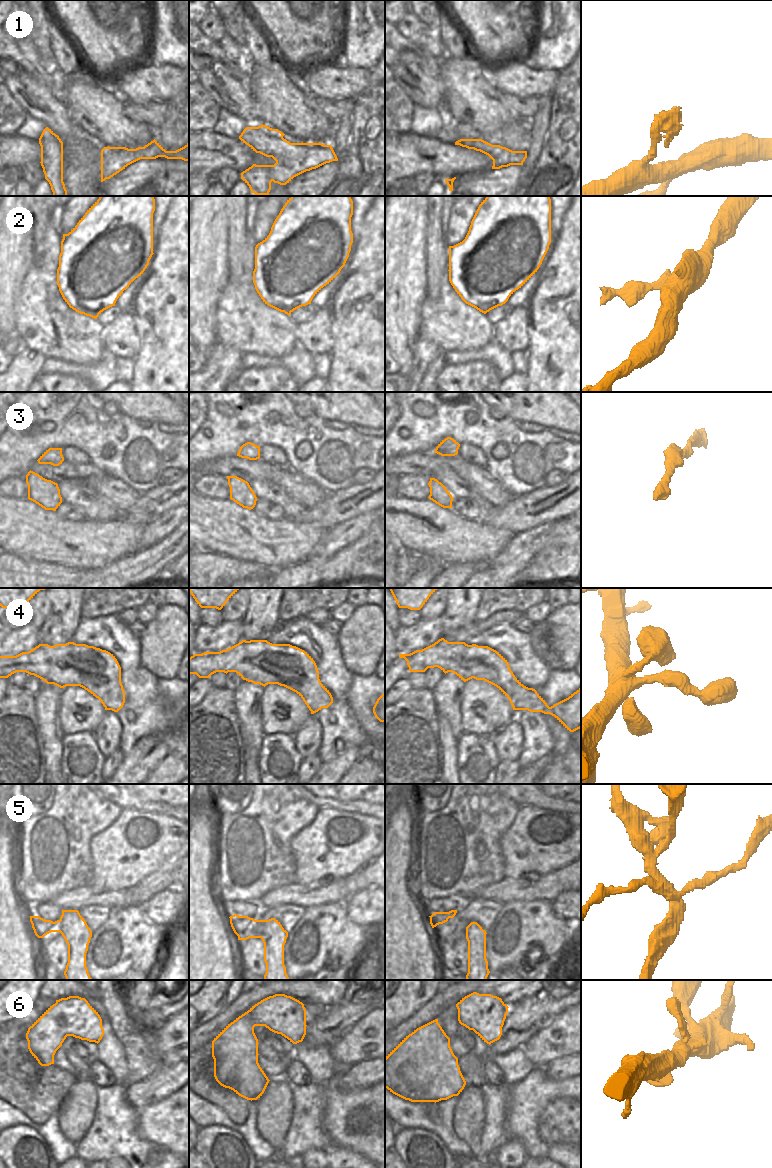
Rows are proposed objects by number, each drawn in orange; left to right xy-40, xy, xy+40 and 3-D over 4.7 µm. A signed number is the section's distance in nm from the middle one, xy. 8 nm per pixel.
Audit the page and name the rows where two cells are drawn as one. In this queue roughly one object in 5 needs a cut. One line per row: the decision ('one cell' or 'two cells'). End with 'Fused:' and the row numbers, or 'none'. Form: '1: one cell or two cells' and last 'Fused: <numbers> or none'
1: one cell
2: one cell
3: one cell
4: one cell
5: two cells
6: one cell
Fused: 5

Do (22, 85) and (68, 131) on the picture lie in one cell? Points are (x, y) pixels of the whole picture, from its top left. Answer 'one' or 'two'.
one

